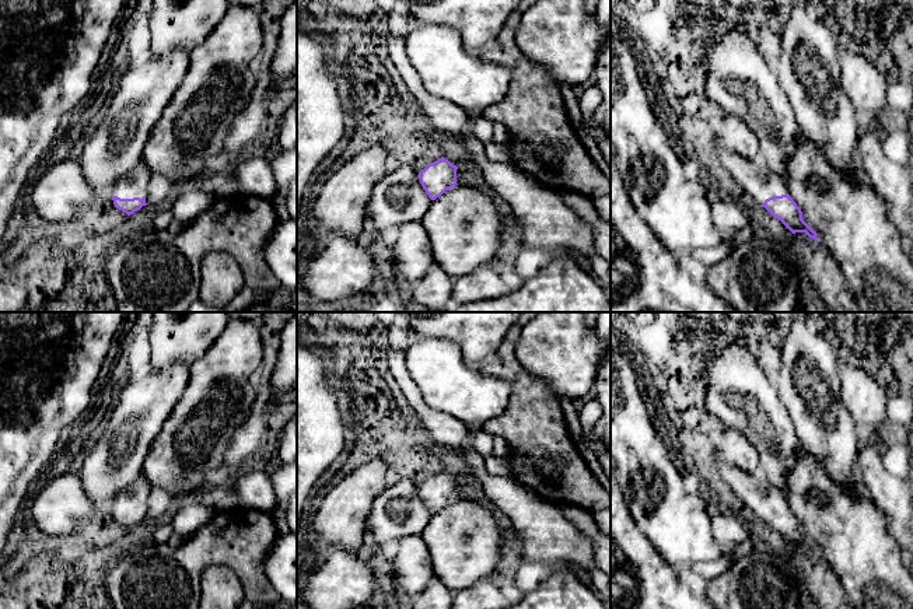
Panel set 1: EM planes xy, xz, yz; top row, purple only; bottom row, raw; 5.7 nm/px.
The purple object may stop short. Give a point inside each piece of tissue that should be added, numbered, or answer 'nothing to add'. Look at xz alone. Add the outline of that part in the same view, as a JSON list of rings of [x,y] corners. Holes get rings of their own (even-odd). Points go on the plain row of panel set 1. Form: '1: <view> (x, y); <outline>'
nothing to add

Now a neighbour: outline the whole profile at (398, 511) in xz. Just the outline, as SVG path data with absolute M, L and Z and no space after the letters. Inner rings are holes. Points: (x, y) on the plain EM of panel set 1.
M402 479L372 501L367 529L379 543L399 540L403 536L421 535L431 515L420 497L419 484Z

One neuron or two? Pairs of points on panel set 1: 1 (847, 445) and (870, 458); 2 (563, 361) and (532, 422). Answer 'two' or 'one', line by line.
1: two
2: two

